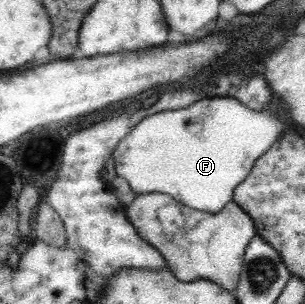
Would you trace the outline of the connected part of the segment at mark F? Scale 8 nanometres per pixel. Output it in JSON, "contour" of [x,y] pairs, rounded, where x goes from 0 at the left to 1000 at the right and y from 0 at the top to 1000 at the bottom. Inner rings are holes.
{"contour":[[[672,322],[600,362],[554,362],[469,388],[423,428],[367,503],[374,556],[380,579],[413,592],[423,618],[449,641],[544,638],[620,684],[708,701],[761,658],[774,612],[813,579],[843,520],[862,513],[928,447],[934,424],[928,398],[764,322]]]}

